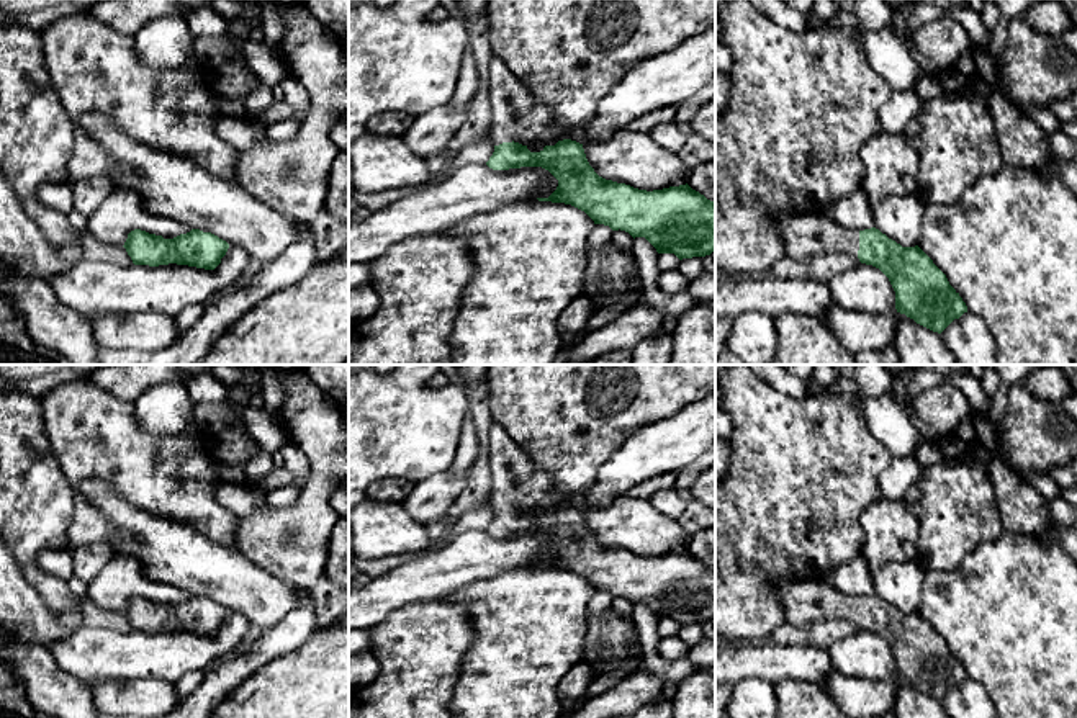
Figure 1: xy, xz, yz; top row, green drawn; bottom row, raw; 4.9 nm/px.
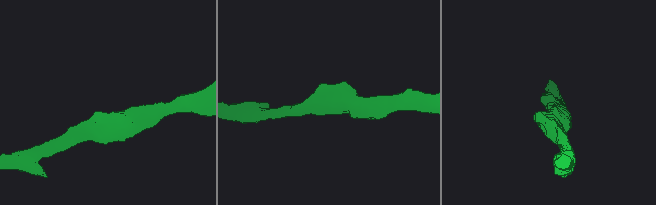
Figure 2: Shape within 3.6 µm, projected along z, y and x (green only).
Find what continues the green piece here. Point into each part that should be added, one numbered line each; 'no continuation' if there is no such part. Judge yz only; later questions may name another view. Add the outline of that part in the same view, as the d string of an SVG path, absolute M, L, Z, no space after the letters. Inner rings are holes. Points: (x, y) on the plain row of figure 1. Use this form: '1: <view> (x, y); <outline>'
1: yz (806, 602); M818 577L807 581L774 581L774 592L784 605L786 620L794 626L835 618L858 623L859 597L843 594Z

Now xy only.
no continuation

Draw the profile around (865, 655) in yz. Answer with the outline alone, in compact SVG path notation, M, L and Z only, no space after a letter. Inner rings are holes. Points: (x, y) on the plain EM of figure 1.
M858 630L835 641L828 648L831 671L845 677L867 680L892 680L895 675L895 657L889 644L876 633Z

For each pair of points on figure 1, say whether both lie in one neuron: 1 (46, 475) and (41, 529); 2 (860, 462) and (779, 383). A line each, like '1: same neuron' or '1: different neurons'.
1: same neuron
2: different neurons

